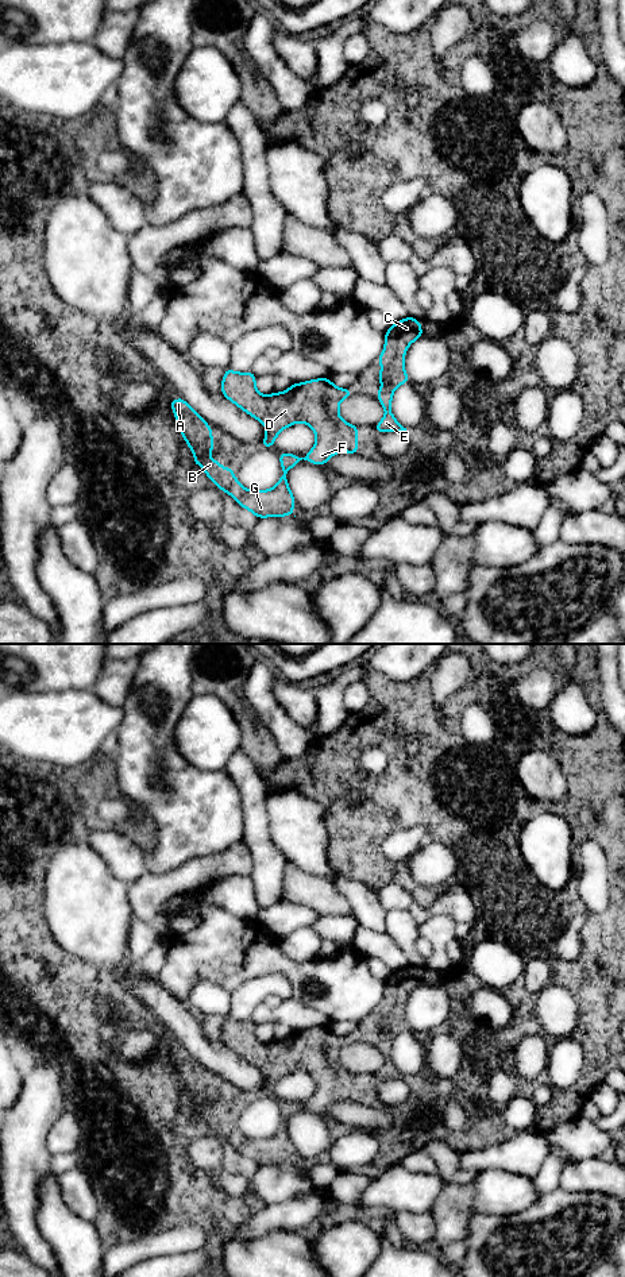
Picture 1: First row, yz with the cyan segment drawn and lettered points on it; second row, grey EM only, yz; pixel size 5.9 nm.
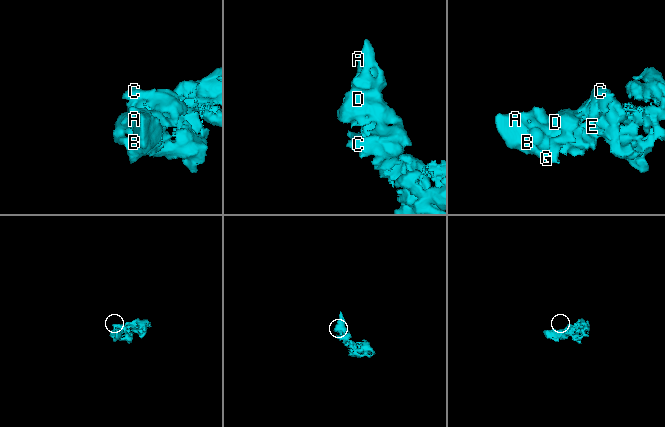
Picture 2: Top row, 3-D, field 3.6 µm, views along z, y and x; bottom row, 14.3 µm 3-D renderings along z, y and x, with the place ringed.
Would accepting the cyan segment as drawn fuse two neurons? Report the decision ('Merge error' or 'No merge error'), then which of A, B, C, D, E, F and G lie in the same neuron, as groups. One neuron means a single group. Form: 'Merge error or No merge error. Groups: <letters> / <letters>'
No merge error. Groups: A B C D E F G

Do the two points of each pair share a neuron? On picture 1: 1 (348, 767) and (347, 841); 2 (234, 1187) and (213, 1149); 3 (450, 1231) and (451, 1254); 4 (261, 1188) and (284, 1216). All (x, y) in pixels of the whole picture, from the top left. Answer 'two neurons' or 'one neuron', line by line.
1: one neuron
2: one neuron
3: two neurons
4: two neurons

